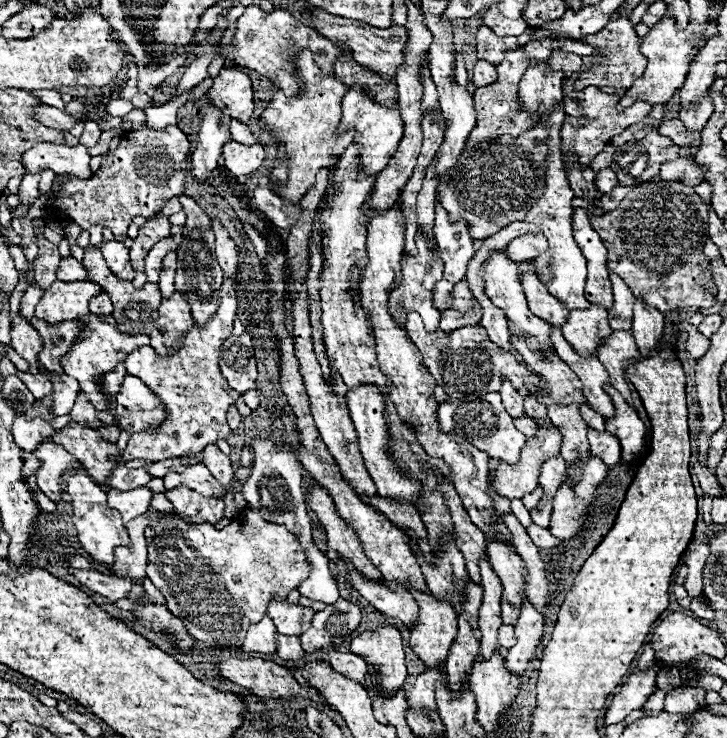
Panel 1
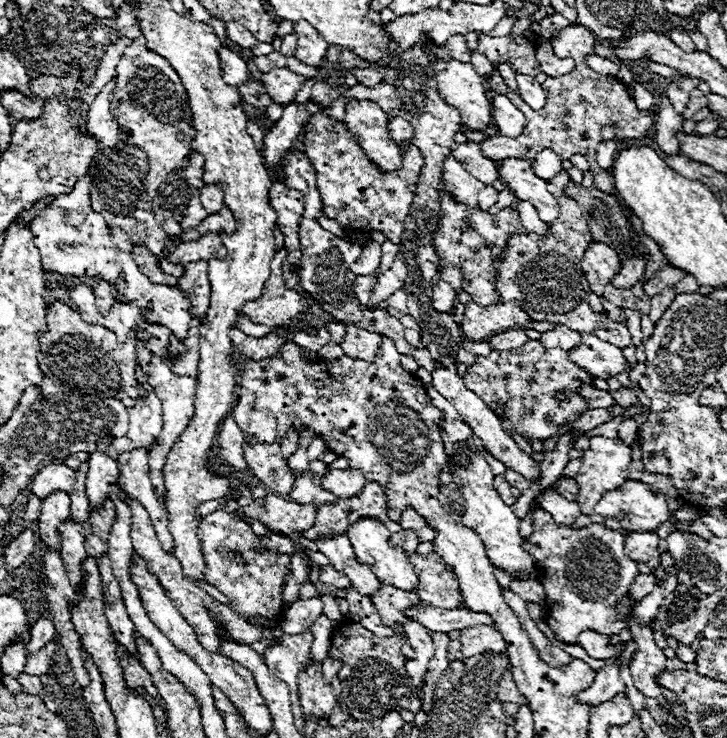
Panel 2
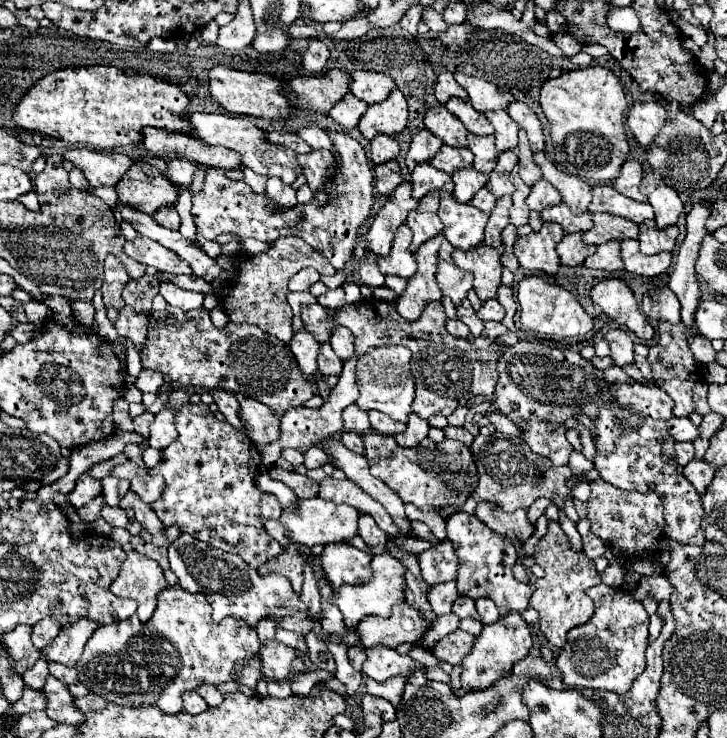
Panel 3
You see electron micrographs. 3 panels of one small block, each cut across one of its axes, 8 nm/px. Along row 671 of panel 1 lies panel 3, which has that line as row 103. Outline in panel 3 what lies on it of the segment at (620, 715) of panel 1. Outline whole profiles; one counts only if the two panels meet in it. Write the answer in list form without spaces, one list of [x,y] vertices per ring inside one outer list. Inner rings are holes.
[[[636,102],[628,114],[628,128],[642,148],[650,148],[660,128],[666,124],[668,110],[658,102]]]

